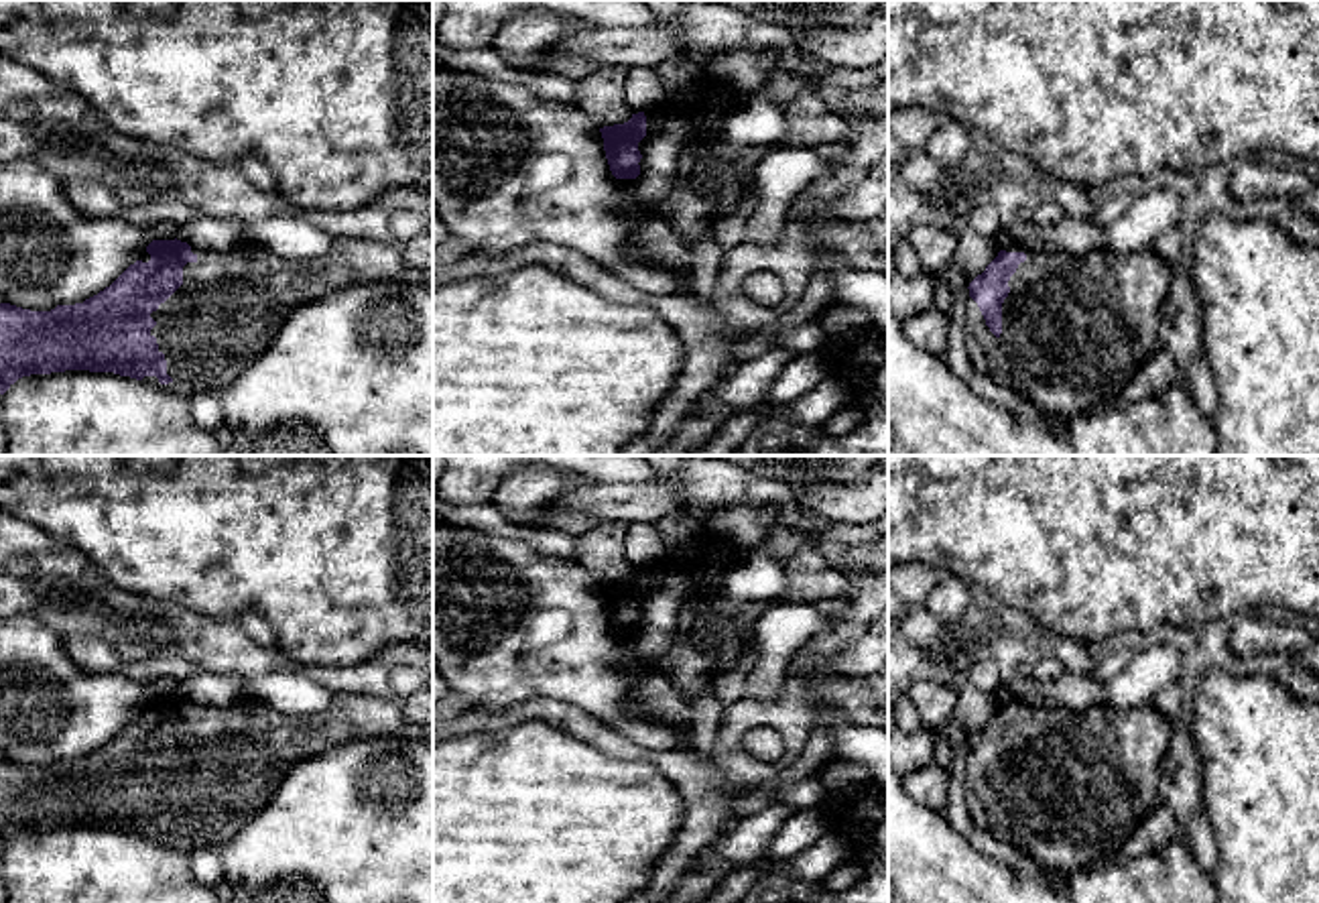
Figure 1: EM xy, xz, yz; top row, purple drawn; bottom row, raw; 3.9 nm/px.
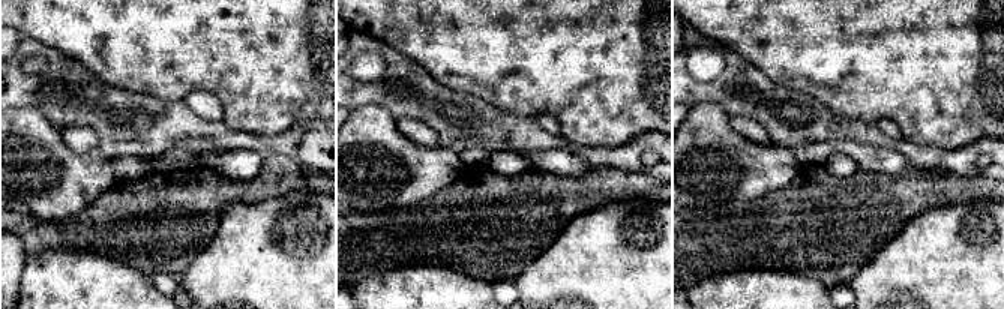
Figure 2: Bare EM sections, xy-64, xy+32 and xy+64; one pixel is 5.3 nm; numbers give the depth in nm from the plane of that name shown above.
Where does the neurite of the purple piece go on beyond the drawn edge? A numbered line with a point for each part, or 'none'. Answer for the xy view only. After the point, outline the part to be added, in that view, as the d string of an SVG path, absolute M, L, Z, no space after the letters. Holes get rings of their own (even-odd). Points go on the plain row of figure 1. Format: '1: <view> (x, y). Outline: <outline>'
1: xy (230, 761). Outline: M362 691L335 694L323 712L311 716L287 716L252 698L226 708L191 702L191 708L197 716L183 722L183 740L150 769L156 777L150 791L156 793L173 836L161 840L156 832L142 834L183 854L197 848L219 850L228 844L268 803L289 771L305 759L378 736L433 738L433 728L413 726L400 716L400 702L392 696Z

